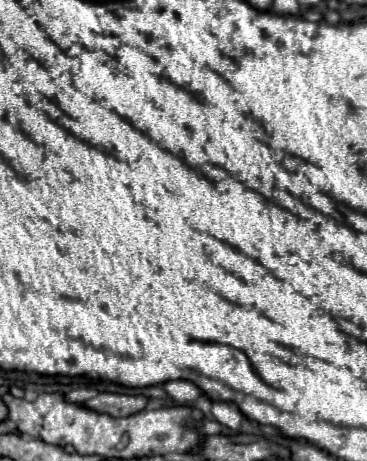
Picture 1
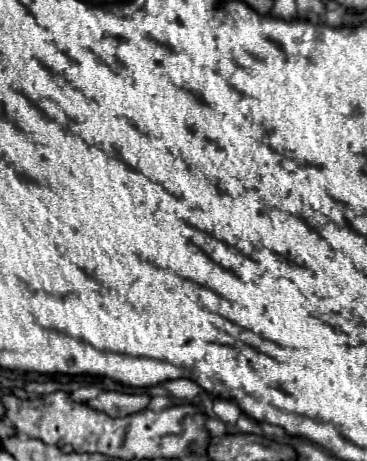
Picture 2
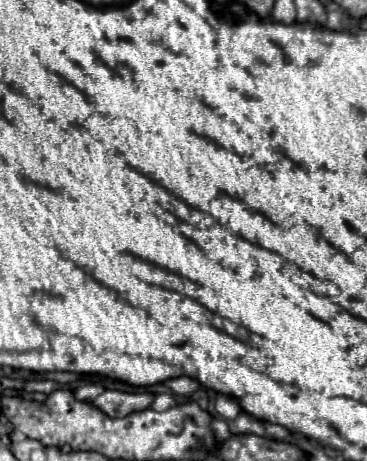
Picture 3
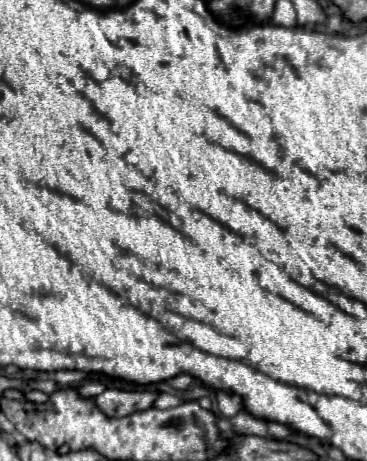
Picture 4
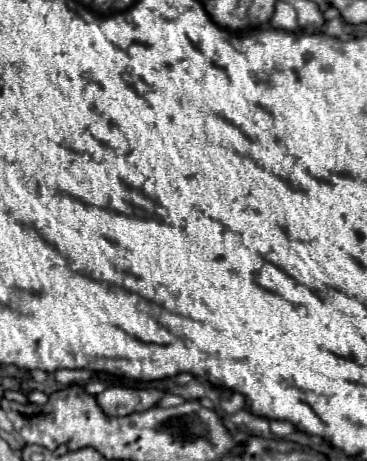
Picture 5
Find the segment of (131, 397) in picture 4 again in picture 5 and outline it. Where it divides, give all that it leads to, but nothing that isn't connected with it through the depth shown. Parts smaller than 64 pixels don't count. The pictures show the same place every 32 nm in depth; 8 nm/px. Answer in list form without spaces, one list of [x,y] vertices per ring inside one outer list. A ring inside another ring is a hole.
[[[112,386],[96,396],[100,408],[108,416],[128,416],[132,412],[144,412],[160,402],[164,390],[158,388],[124,388]]]

